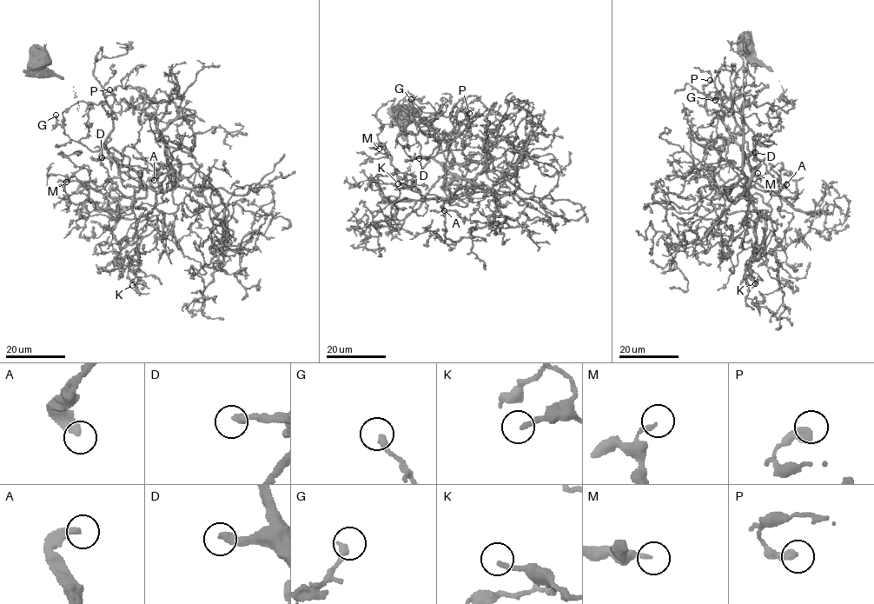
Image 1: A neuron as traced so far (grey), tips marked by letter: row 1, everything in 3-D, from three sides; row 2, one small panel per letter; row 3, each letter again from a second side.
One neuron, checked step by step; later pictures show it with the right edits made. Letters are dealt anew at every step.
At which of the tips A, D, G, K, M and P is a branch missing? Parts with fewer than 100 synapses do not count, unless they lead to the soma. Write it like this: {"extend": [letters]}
{"extend": ["A", "D"]}

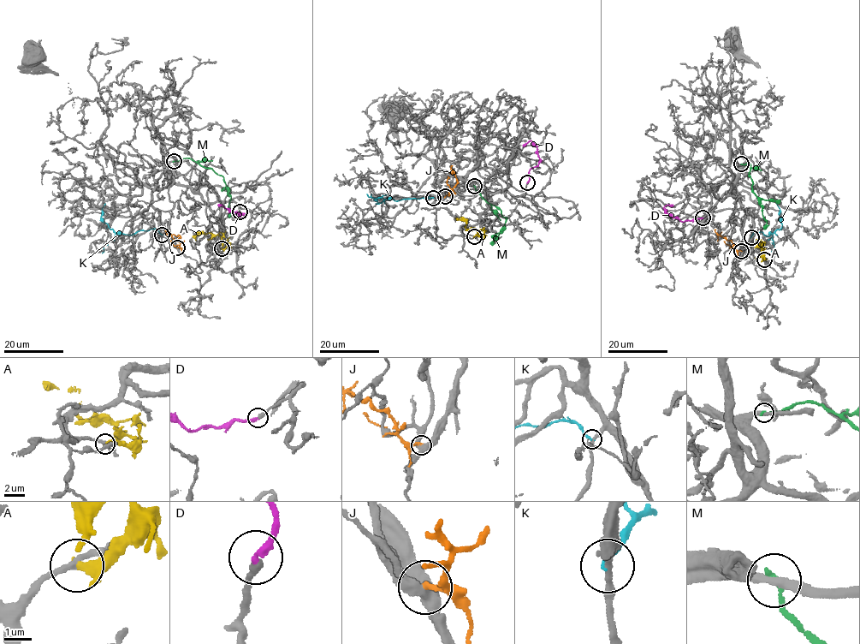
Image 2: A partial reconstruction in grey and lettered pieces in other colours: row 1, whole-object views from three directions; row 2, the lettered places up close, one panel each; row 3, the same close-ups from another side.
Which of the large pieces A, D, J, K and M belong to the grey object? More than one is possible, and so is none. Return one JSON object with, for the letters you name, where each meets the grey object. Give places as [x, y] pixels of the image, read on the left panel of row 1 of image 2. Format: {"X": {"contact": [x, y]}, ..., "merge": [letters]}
{"D": {"contact": [240, 211]}, "merge": ["D"]}

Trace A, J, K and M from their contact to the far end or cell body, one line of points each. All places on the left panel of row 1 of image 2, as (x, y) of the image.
A: (222, 249), (228, 241), (217, 235), (200, 233), (196, 241)
J: (177, 247), (180, 236), (169, 235), (164, 229)
K: (162, 234), (157, 229), (150, 229), (131, 235), (115, 233), (101, 217), (105, 203)
M: (173, 161), (191, 158), (223, 177), (230, 196), (229, 217)

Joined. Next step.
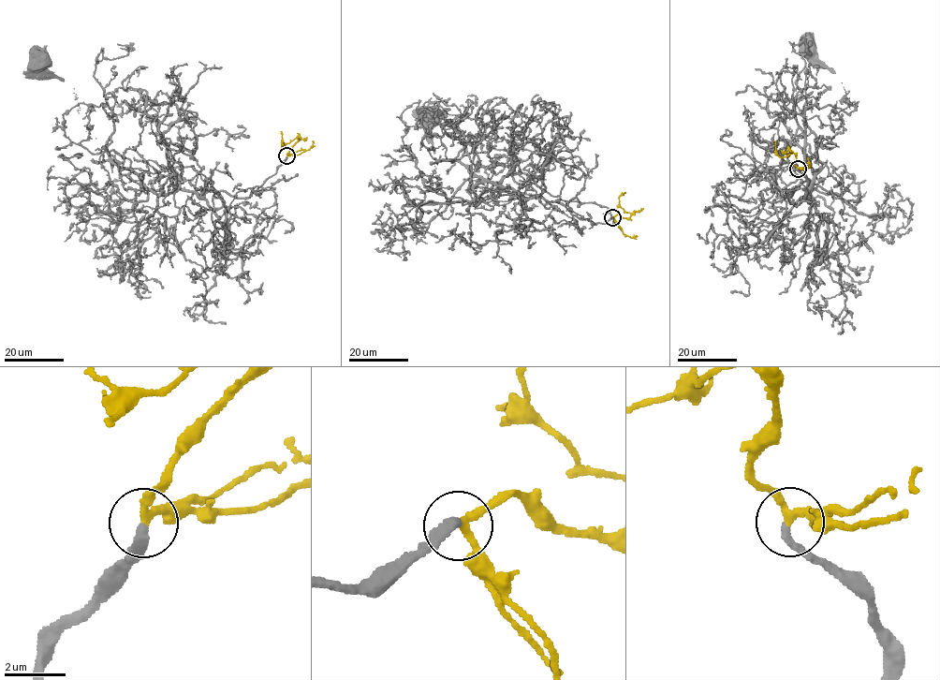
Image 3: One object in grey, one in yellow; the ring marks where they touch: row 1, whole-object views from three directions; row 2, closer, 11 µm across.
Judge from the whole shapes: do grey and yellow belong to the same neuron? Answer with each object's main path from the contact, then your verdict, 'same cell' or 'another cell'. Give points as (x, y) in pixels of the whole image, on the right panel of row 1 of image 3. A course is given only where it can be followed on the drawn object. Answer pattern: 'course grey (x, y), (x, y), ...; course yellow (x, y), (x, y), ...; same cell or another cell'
course grey (797, 169), (807, 182), (797, 205), (810, 194), (818, 140), (837, 134), (849, 109), (842, 82), (810, 48); course yellow (798, 169), (794, 163), (796, 156), (791, 151), (786, 156), (781, 157), (777, 155), (775, 140); same cell

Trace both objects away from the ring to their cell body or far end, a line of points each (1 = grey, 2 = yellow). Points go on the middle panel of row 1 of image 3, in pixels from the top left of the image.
1: (612, 216), (580, 219), (556, 202), (469, 174), (459, 161), (430, 176), (436, 164), (430, 118)
2: (612, 217), (617, 214), (630, 217), (619, 205), (620, 195), (625, 192)

